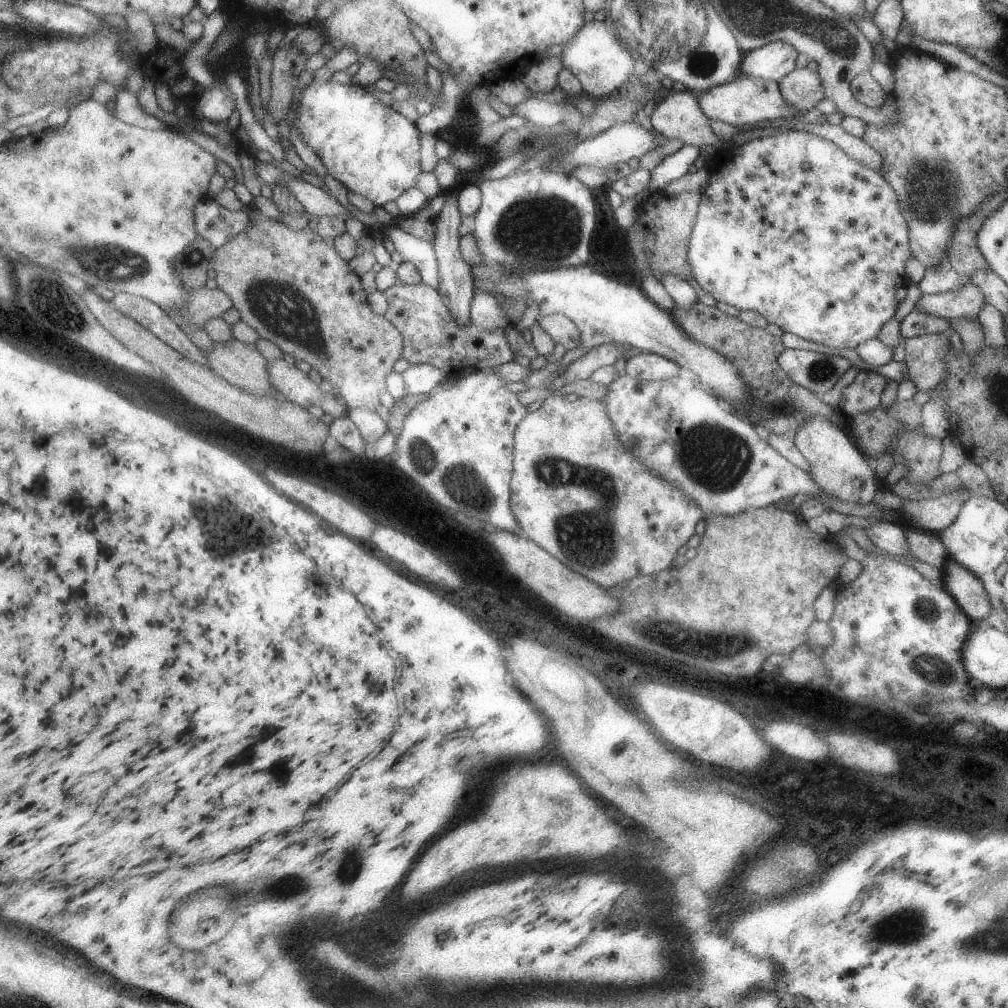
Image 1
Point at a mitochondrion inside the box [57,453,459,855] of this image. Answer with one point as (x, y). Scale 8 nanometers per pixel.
(216, 526)

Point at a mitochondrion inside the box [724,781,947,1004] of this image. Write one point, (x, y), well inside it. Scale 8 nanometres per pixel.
(907, 926)

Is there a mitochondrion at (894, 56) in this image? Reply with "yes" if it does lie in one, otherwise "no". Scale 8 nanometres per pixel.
no

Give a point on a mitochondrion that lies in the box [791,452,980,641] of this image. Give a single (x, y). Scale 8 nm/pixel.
(925, 611)

